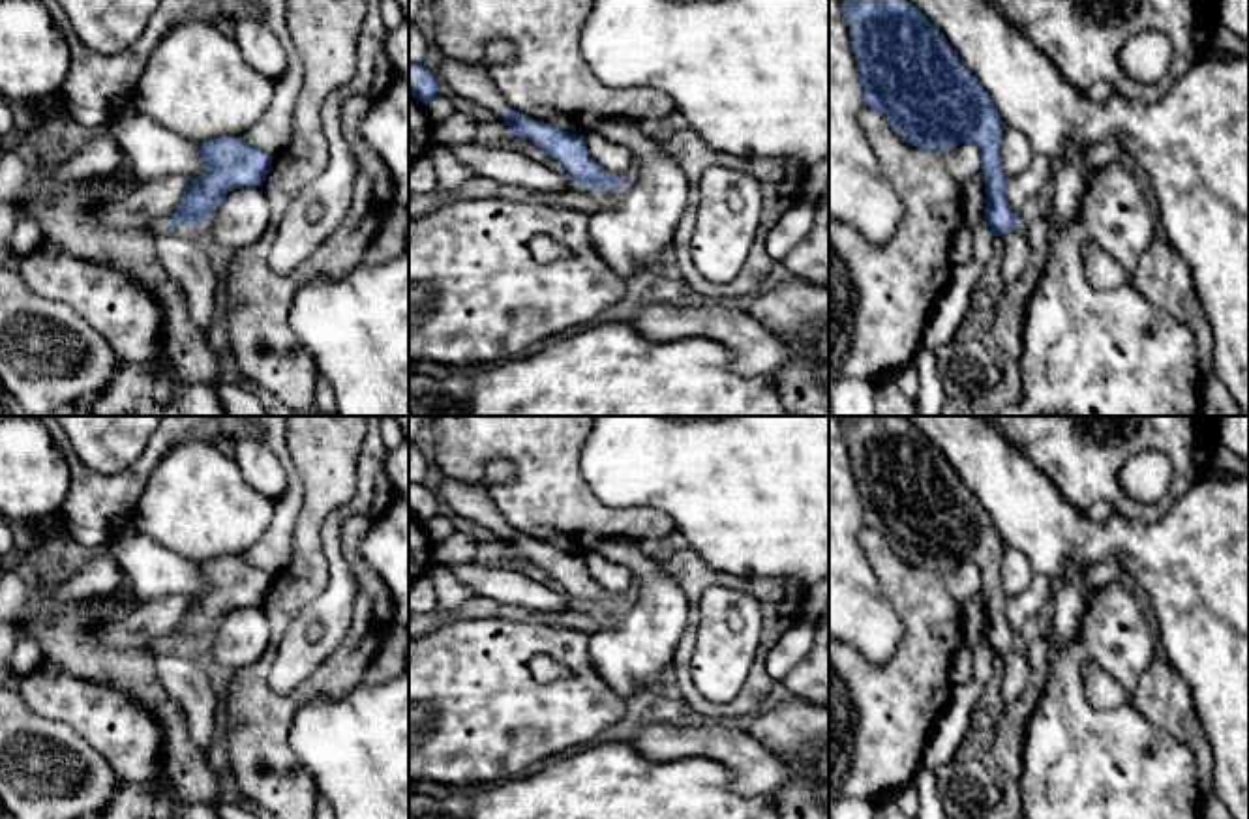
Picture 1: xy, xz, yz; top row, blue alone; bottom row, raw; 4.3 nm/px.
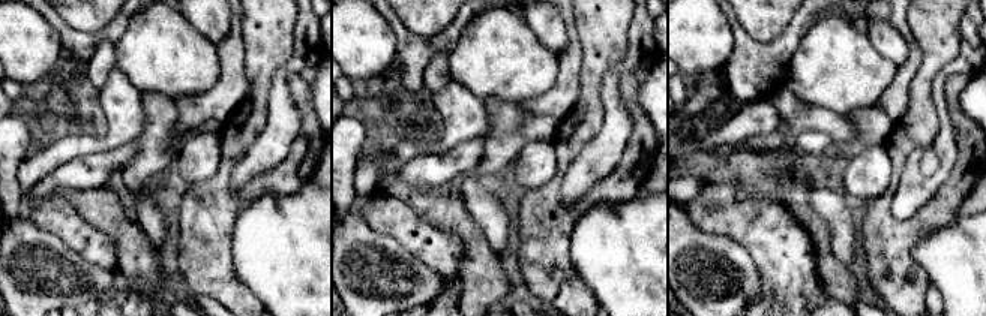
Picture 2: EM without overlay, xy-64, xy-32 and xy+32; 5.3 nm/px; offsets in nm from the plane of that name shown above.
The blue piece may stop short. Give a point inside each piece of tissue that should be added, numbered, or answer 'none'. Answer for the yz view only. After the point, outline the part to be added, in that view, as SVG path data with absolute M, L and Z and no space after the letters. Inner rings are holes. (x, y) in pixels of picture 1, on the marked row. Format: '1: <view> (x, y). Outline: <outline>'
1: yz (1017, 250). Outline: M1016 227L1001 234L1000 238L1005 246L1005 253L1001 259L1001 281L1003 287L1009 287L1018 279L1022 270L1028 266L1030 244L1022 227Z

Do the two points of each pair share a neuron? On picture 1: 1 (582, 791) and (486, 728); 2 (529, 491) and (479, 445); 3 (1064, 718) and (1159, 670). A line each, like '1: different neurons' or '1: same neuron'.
1: different neurons
2: same neuron
3: different neurons

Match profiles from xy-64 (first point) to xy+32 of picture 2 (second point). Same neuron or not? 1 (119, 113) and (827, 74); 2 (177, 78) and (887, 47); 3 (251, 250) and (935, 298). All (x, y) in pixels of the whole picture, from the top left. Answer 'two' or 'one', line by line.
1: two
2: two
3: two

